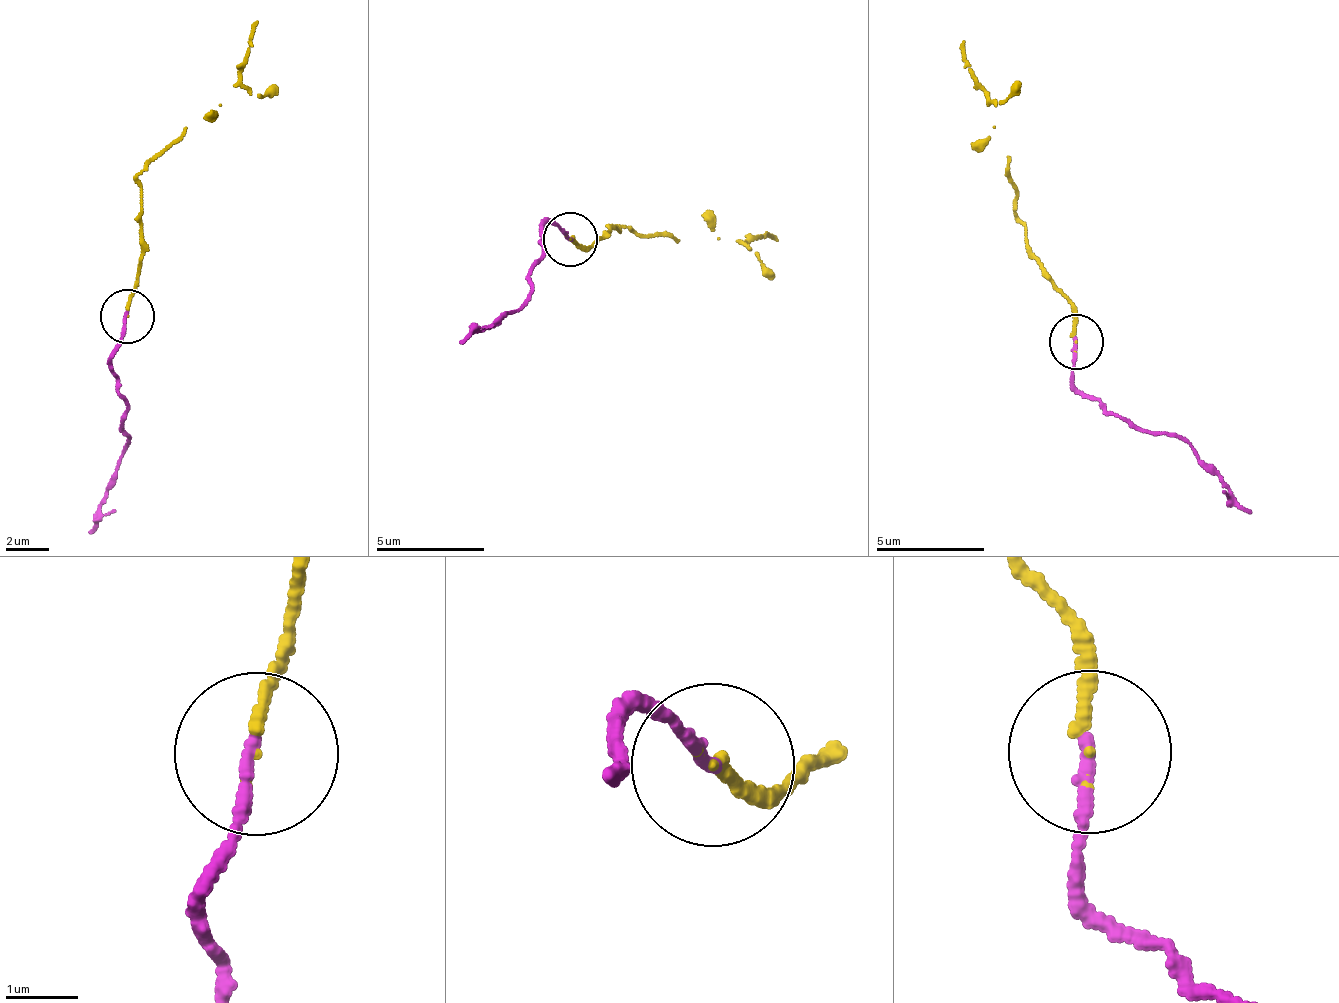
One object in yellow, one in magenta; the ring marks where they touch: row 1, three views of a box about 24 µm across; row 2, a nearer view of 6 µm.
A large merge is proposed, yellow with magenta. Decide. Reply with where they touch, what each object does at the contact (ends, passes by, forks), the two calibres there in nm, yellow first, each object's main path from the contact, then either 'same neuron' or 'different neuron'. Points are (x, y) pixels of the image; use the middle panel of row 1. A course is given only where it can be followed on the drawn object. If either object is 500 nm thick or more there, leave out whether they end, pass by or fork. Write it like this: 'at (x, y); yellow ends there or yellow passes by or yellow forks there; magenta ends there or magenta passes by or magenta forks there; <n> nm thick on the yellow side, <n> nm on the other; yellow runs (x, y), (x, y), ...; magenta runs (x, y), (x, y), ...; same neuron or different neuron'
at (570, 239); yellow ends there; magenta ends there; 140 nm thick on the yellow side, 180 nm on the other; yellow runs (571, 237), (585, 249), (627, 228), (679, 239), (706, 229), (739, 240), (779, 239); magenta runs (571, 237), (546, 224), (544, 254), (531, 267), (529, 304), (460, 341); same neuron

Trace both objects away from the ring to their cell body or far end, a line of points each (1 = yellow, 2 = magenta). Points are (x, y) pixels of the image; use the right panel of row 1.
1: (1074, 342), (1073, 305), (1015, 210), (1006, 155), (989, 142), (989, 107), (962, 39)
2: (1074, 342), (1078, 389), (1137, 427), (1179, 434), (1249, 514)

